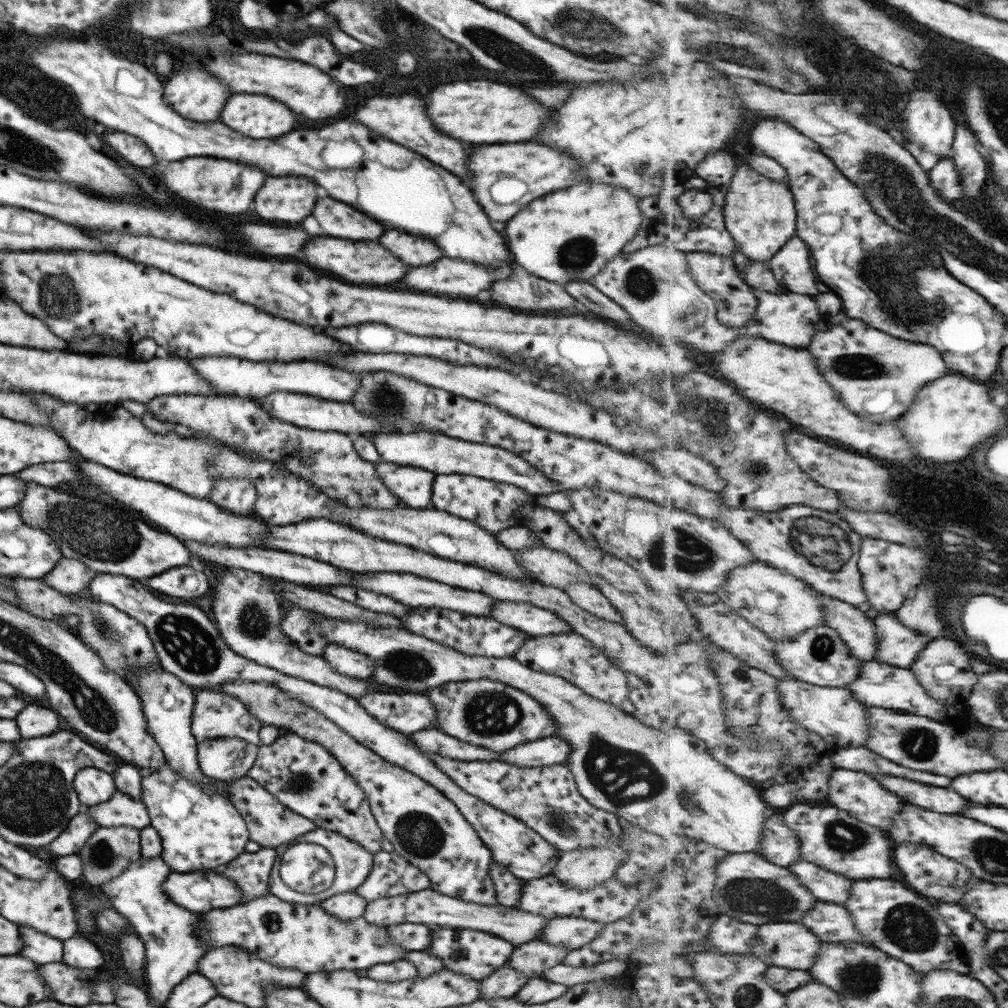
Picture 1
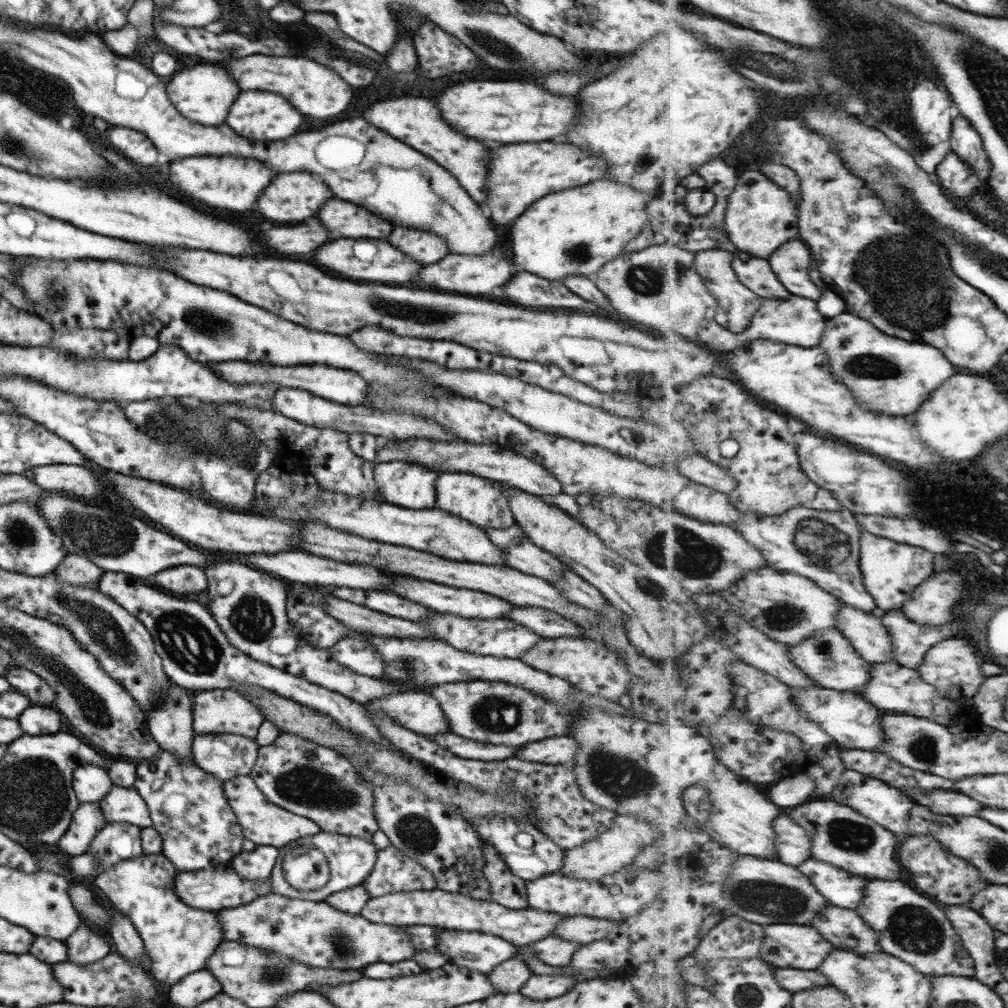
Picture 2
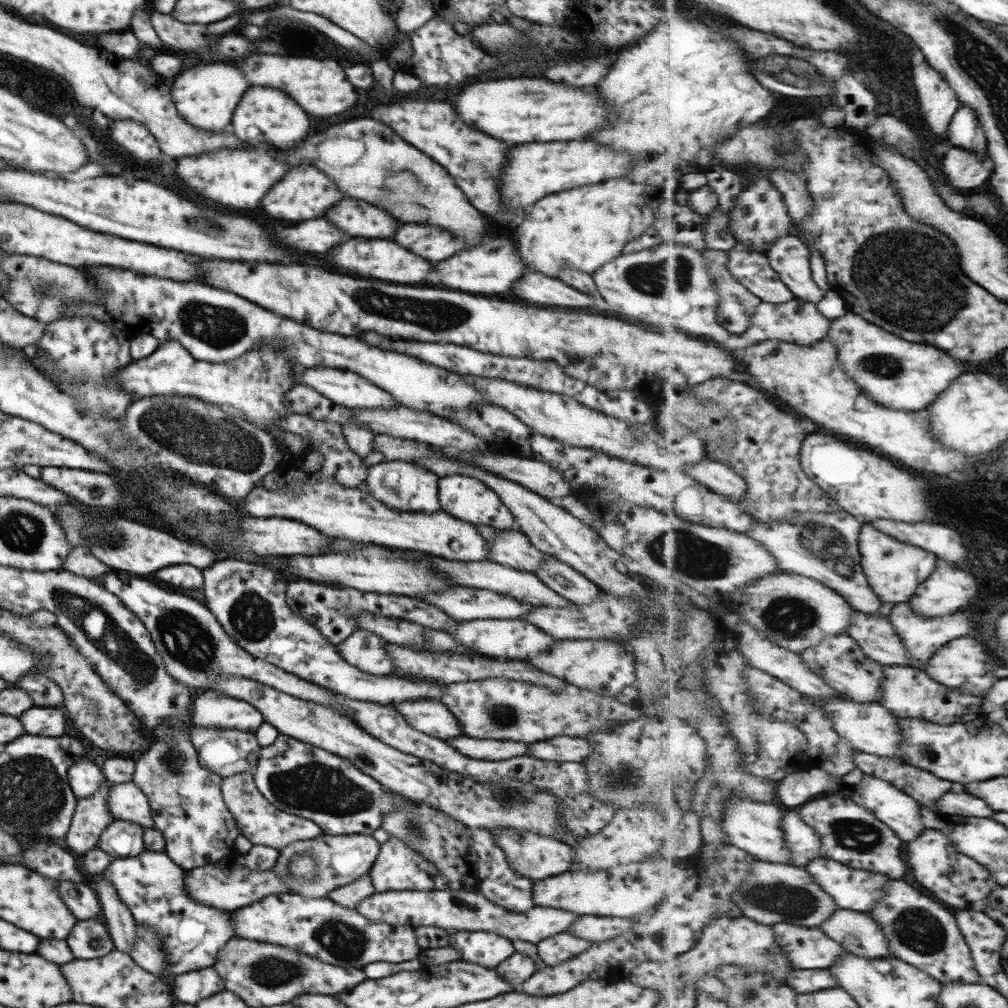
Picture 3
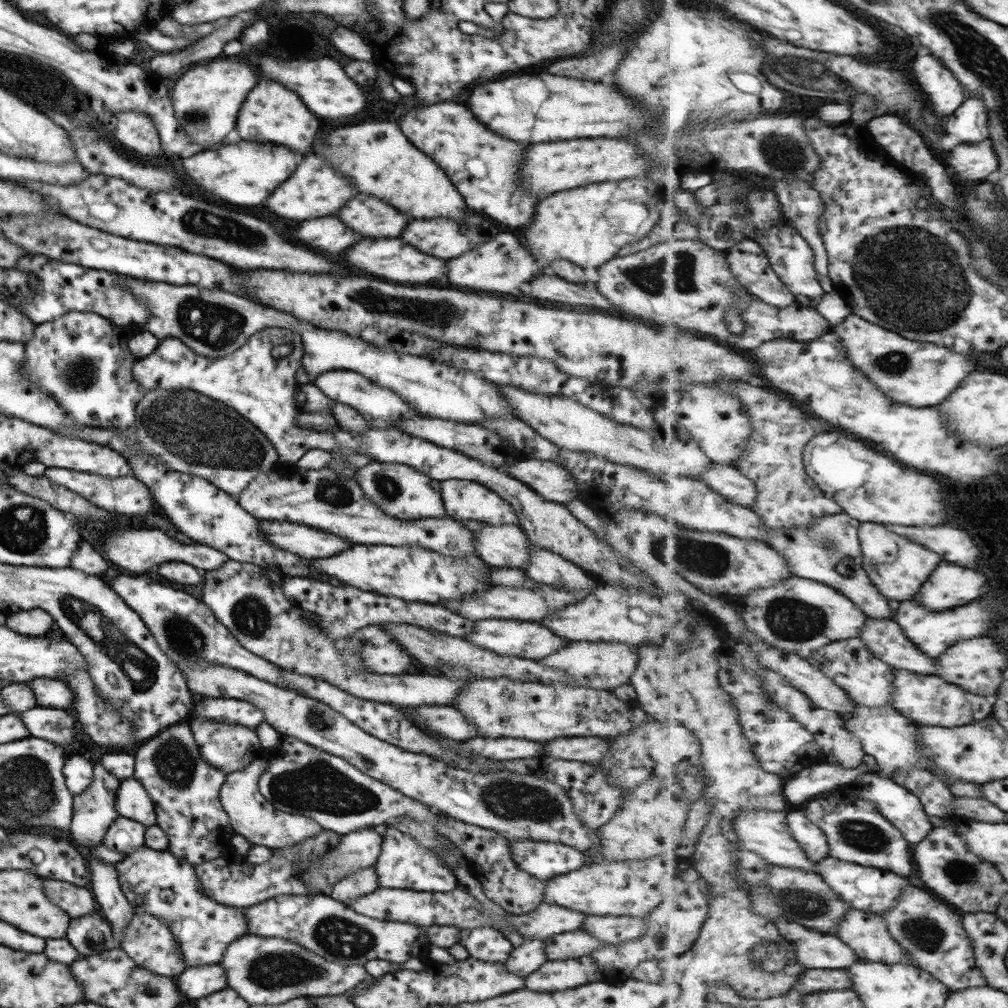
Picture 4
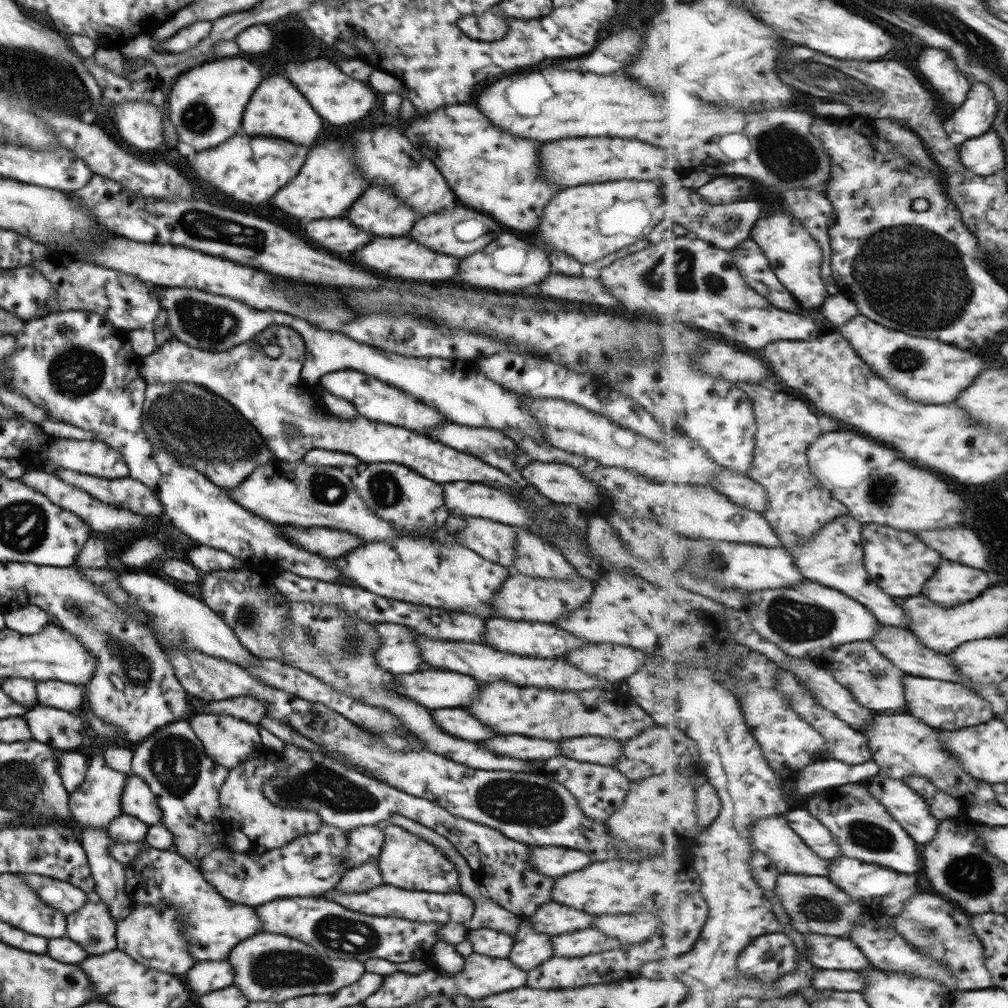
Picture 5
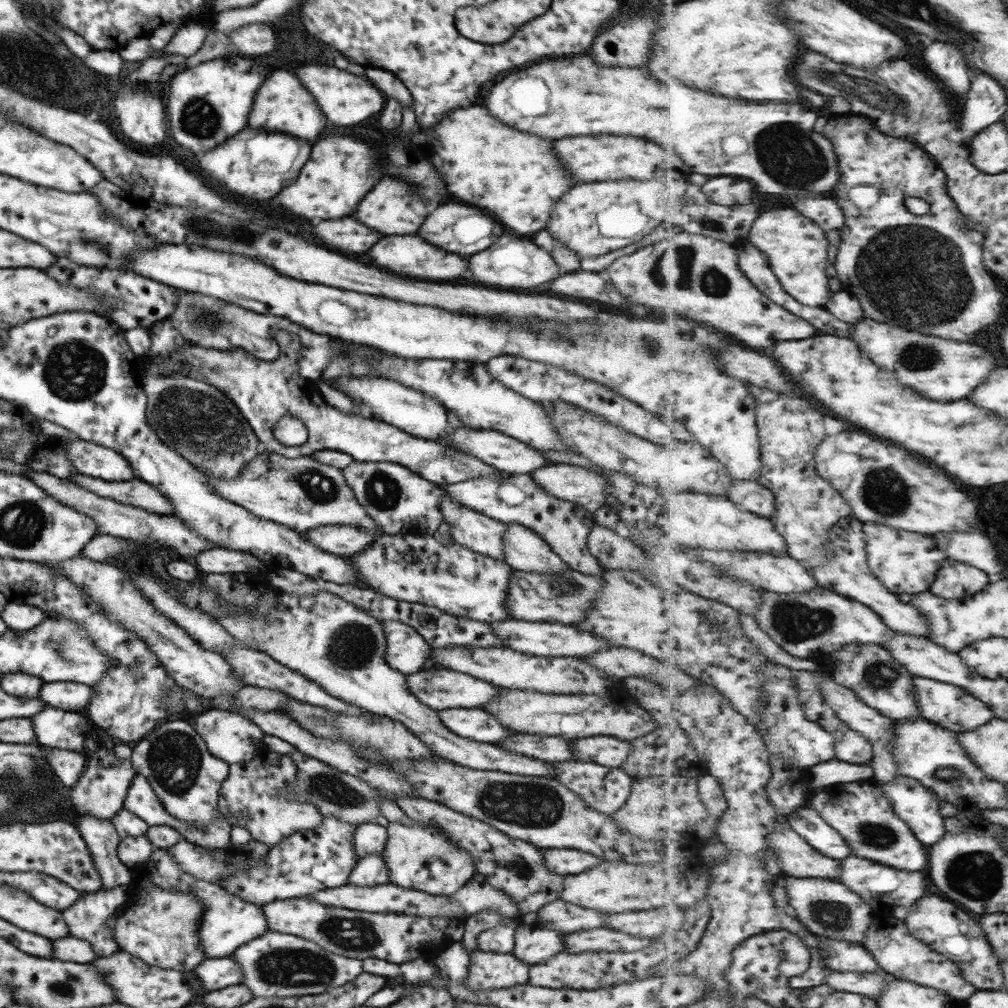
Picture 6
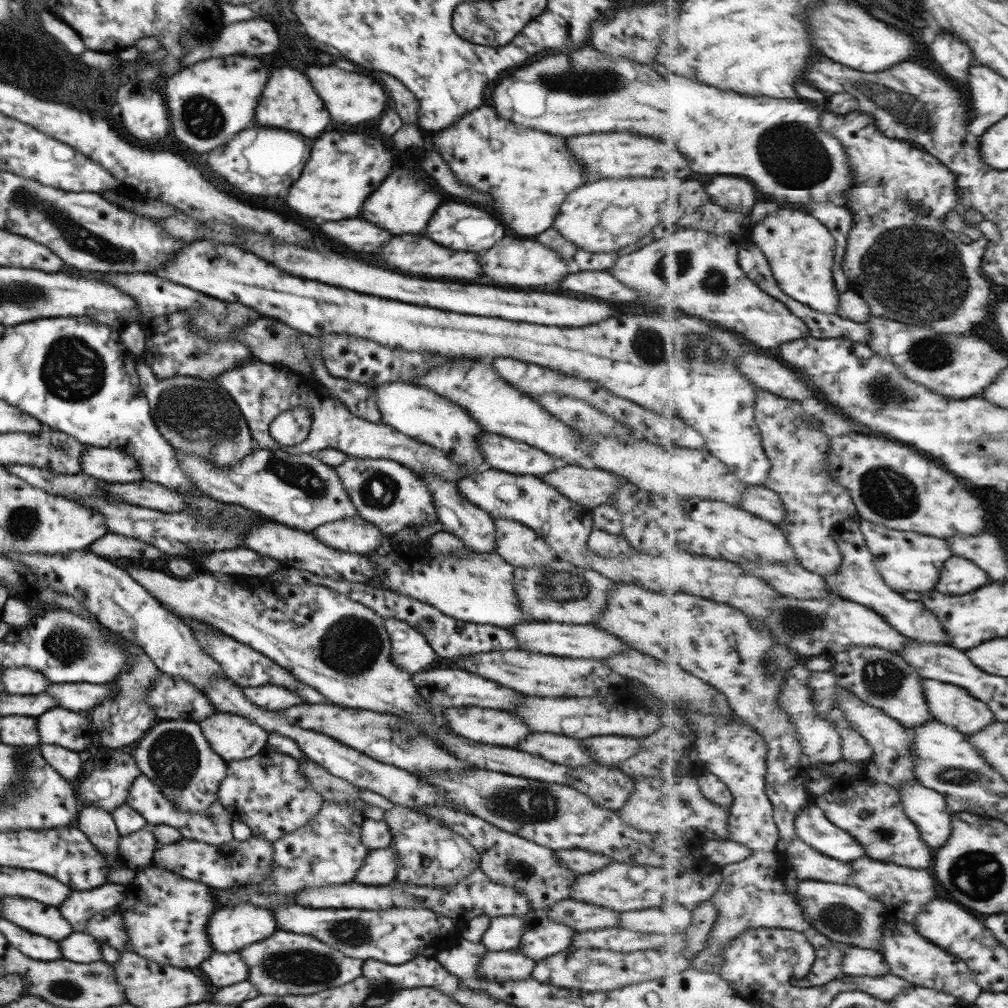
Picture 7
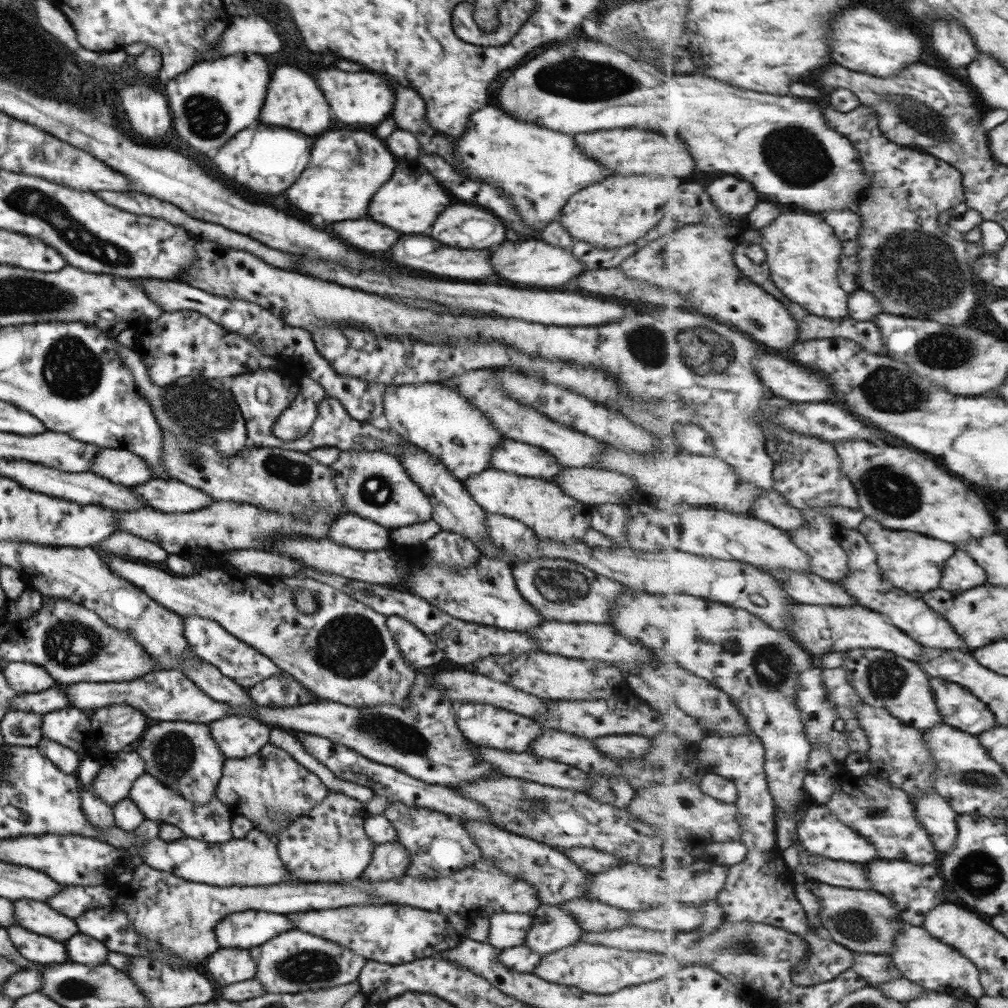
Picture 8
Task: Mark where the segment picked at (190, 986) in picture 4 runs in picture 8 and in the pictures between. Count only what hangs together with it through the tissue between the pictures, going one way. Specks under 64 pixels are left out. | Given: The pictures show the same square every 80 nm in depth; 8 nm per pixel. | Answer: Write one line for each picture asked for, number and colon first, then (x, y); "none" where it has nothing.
5: (204, 977)
6: (215, 973)
7: (220, 970)
8: (225, 966)

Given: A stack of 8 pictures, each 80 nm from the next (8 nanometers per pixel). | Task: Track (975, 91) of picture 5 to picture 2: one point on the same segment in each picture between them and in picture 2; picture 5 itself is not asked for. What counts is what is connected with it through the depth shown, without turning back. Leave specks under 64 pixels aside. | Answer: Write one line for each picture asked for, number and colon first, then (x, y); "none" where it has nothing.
2: (966, 141)
3: (964, 132)
4: (970, 122)

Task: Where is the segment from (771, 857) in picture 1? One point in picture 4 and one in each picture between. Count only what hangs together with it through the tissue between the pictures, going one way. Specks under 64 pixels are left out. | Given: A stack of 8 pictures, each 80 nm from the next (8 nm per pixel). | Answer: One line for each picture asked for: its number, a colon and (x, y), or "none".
2: (794, 844)
3: (805, 845)
4: (814, 842)

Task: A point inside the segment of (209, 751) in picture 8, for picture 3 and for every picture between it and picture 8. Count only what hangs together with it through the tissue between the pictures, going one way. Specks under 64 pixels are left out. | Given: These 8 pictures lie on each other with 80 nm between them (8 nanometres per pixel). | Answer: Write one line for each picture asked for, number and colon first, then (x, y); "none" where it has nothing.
3: (186, 806)
4: (184, 790)
5: (185, 782)
6: (173, 759)
7: (173, 755)

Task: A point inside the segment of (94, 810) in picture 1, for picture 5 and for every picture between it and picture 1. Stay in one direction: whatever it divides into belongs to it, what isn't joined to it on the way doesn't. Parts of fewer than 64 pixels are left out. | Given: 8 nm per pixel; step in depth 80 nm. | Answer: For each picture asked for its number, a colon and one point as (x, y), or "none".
2: (121, 805)
3: (125, 802)
4: (131, 801)
5: (137, 801)

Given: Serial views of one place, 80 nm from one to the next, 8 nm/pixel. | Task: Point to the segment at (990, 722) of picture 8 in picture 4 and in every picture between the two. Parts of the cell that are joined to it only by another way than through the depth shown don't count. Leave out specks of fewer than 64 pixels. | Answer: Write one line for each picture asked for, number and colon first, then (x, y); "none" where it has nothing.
4: (930, 700)
5: (943, 705)
6: (949, 706)
7: (952, 705)

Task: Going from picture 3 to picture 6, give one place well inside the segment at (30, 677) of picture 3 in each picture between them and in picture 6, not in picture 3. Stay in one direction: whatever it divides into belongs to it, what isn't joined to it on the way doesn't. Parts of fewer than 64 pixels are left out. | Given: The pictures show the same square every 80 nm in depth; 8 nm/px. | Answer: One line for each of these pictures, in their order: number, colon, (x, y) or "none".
4: (48, 692)
5: (62, 695)
6: (69, 696)

